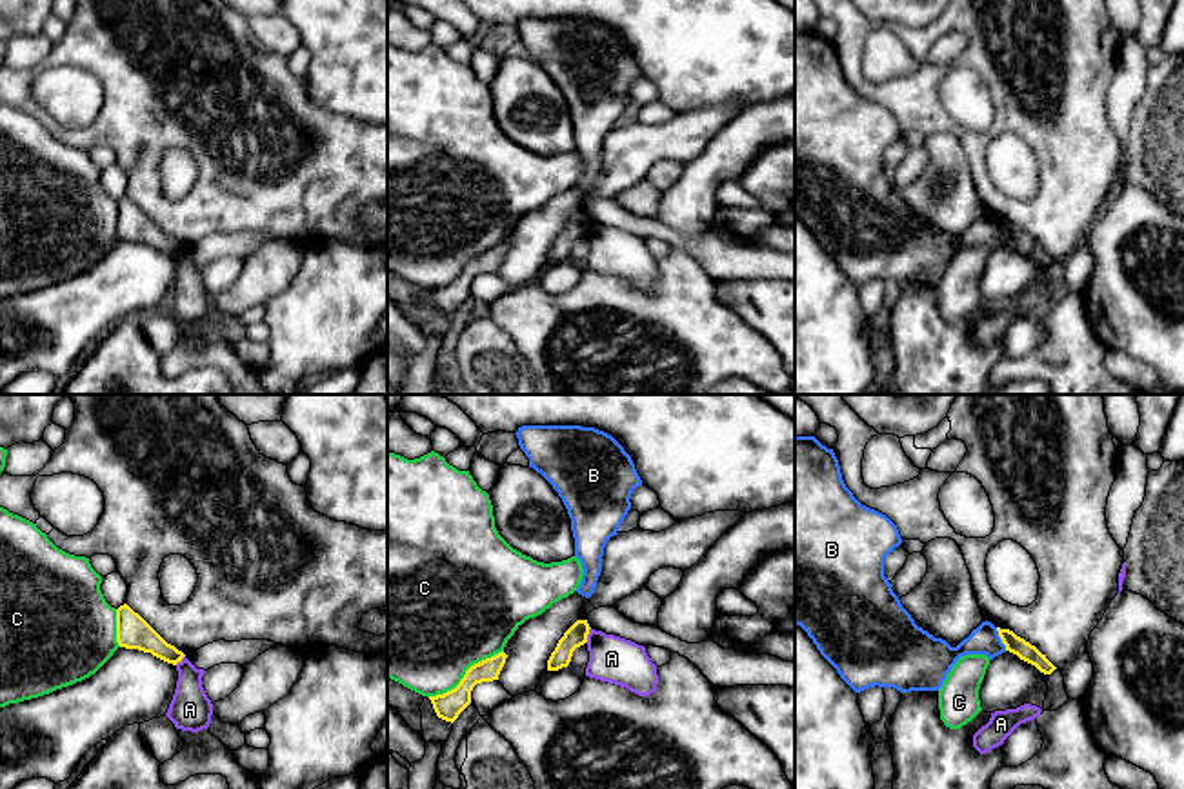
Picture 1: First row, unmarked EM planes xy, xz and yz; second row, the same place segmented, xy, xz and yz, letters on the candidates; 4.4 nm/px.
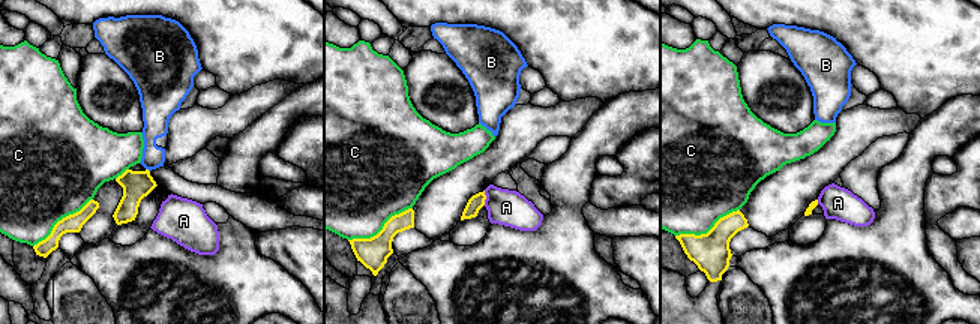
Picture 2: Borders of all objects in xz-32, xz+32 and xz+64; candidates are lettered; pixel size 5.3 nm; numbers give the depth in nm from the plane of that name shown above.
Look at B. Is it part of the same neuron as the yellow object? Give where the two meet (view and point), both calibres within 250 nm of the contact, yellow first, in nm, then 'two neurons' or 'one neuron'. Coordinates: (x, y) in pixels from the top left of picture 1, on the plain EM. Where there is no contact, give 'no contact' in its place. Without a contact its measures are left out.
contact yz (1001, 231); calibres 80 and 130 nm; two neurons

